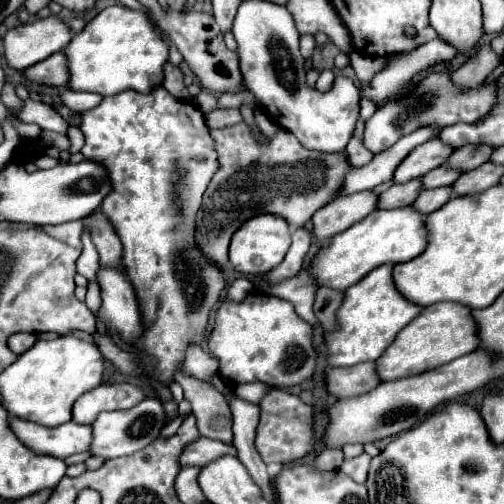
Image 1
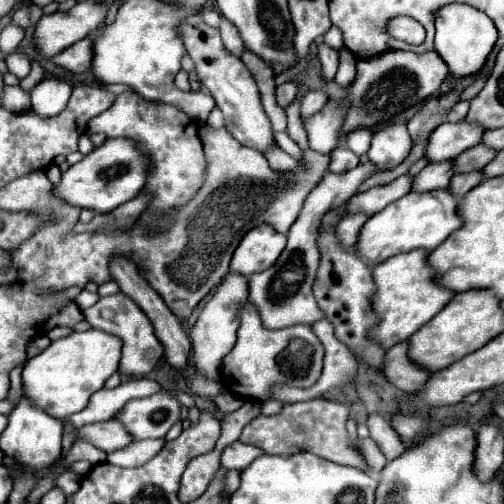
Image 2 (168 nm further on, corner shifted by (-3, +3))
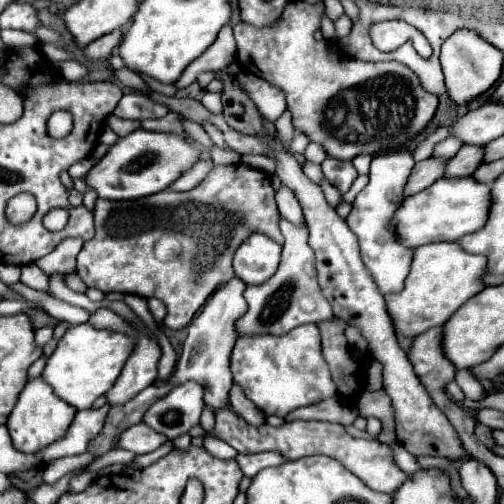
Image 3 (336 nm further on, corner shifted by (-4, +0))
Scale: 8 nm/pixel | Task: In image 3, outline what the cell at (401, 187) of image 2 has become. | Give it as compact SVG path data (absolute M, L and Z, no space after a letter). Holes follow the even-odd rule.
M427 158L423 162L417 162L403 188L403 196L417 194L417 192L429 188L433 182L437 182L443 176L445 162L447 160L437 160L437 158Z

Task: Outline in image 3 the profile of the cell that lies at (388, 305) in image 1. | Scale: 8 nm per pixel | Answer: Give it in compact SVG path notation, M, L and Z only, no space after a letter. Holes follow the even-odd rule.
M455 242L425 244L415 248L411 272L405 278L405 288L397 294L385 294L387 312L393 320L395 332L405 338L415 338L429 328L443 326L463 302L485 288L481 282L483 272L485 258L463 252Z

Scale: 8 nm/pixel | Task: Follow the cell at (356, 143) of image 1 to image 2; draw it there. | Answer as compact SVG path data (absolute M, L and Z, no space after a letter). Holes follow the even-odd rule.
M338 145L332 153L330 153L330 173L346 173L350 169L354 169L360 163L360 159L346 147L346 145Z

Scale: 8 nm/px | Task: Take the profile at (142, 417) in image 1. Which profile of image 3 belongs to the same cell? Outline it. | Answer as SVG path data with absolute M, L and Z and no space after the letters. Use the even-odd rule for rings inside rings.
M185 382L183 386L173 388L165 398L157 400L145 414L143 424L151 430L175 440L177 436L191 430L199 424L203 410L203 390L195 382Z

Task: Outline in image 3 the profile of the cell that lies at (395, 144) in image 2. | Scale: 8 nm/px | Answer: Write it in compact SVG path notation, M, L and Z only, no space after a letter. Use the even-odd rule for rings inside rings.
M409 150L375 154L371 160L369 184L363 188L363 192L357 194L357 198L353 202L353 210L345 218L349 228L357 234L359 246L361 246L361 258L383 294L399 292L403 288L403 280L409 274L409 266L411 266L411 258L413 258L413 250L397 244L393 234L389 234L389 230L387 230L387 224L389 224L393 212L397 210L397 204L403 202L401 190L403 190L413 166L415 166L415 158Z

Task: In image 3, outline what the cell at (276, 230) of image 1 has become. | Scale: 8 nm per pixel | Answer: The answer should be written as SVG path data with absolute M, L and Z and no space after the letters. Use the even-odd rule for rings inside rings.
M251 234L235 252L235 276L245 284L261 284L269 280L279 266L281 246L265 234Z

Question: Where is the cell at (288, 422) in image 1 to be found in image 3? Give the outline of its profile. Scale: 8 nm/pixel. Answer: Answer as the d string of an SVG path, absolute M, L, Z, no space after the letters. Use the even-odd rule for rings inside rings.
M227 402L225 406L221 406L215 412L213 434L223 438L227 444L231 444L241 454L273 450L273 452L279 452L281 456L285 456L285 460L297 460L297 458L311 456L311 454L325 454L325 456L335 458L341 464L345 464L345 468L349 472L353 472L357 478L361 478L367 486L371 486L377 492L393 494L393 490L397 490L397 486L401 486L401 482L405 482L405 478L407 478L407 474L395 466L389 446L385 446L381 442L353 438L345 430L343 424L335 424L335 422L293 420L293 422L285 422L281 426L269 426L269 424L253 426L253 424L245 422L241 416L237 416L233 412L231 404Z

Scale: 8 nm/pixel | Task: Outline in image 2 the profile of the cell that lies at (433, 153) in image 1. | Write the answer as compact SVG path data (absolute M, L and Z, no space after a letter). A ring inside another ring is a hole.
M466 119L458 123L442 123L430 135L426 157L430 157L432 163L456 159L462 151L478 145L482 135L484 127L476 127L476 123L468 123Z

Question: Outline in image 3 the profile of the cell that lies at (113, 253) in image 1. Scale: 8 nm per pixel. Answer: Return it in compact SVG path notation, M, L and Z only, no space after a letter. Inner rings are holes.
M149 298L149 300L147 300L147 306L149 306L149 310L151 310L155 322L163 324L163 320L165 320L165 316L167 316L167 308L165 308L165 304L163 304L161 300L157 300L157 298Z

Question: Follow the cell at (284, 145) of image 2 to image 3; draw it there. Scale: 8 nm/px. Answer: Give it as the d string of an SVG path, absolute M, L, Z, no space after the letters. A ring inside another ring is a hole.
M323 179L320 182L320 187L323 190L323 193L327 202L332 207L336 208L342 201L342 196L340 192L337 190L337 188L331 185L326 179Z

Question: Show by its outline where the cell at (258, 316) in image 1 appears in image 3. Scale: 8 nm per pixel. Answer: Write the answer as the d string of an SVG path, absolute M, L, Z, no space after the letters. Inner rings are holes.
M317 324L297 326L285 336L241 336L231 352L231 372L233 382L241 386L245 396L259 410L281 418L299 406L309 406L337 394L337 386L331 380L329 366L321 352Z

